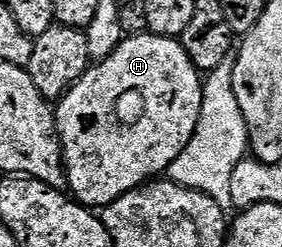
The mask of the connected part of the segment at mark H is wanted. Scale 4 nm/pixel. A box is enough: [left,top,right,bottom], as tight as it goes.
[55,33,202,208]

